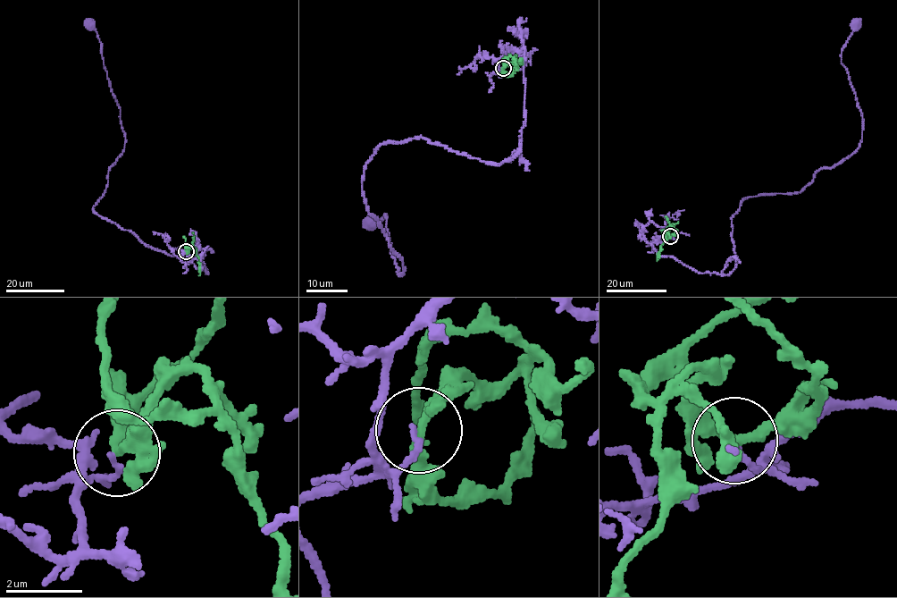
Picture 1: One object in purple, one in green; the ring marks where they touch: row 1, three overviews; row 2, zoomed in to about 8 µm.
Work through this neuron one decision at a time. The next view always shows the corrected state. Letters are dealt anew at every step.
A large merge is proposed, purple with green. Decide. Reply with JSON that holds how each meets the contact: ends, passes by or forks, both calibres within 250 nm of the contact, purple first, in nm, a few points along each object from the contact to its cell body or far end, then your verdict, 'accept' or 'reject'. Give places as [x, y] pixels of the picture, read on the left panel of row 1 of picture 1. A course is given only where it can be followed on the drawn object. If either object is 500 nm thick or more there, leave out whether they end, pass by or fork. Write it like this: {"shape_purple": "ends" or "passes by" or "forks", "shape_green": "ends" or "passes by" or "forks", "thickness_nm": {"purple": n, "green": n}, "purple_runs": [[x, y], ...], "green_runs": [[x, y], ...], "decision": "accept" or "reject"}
{"shape_purple": "ends", "shape_green": "passes by", "thickness_nm": {"purple": 130, "green": 240}, "purple_runs": [[185, 251], [184, 258], [197, 257], [208, 273], [146, 247], [93, 211], [125, 142], [102, 45], [90, 23]], "green_runs": [[186, 251], [191, 245], [195, 249], [199, 260], [198, 275]], "decision": "reject"}

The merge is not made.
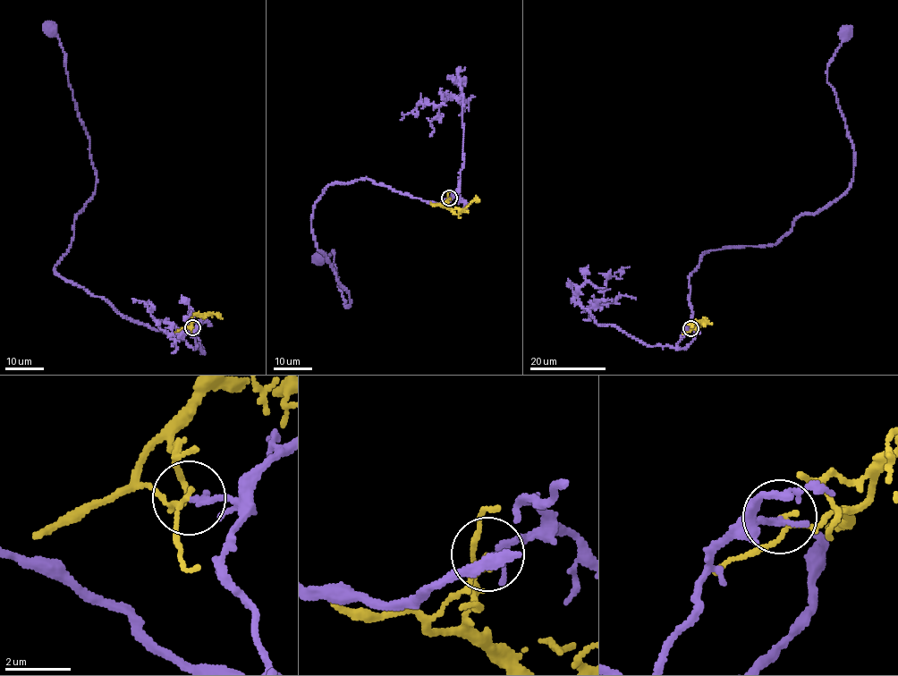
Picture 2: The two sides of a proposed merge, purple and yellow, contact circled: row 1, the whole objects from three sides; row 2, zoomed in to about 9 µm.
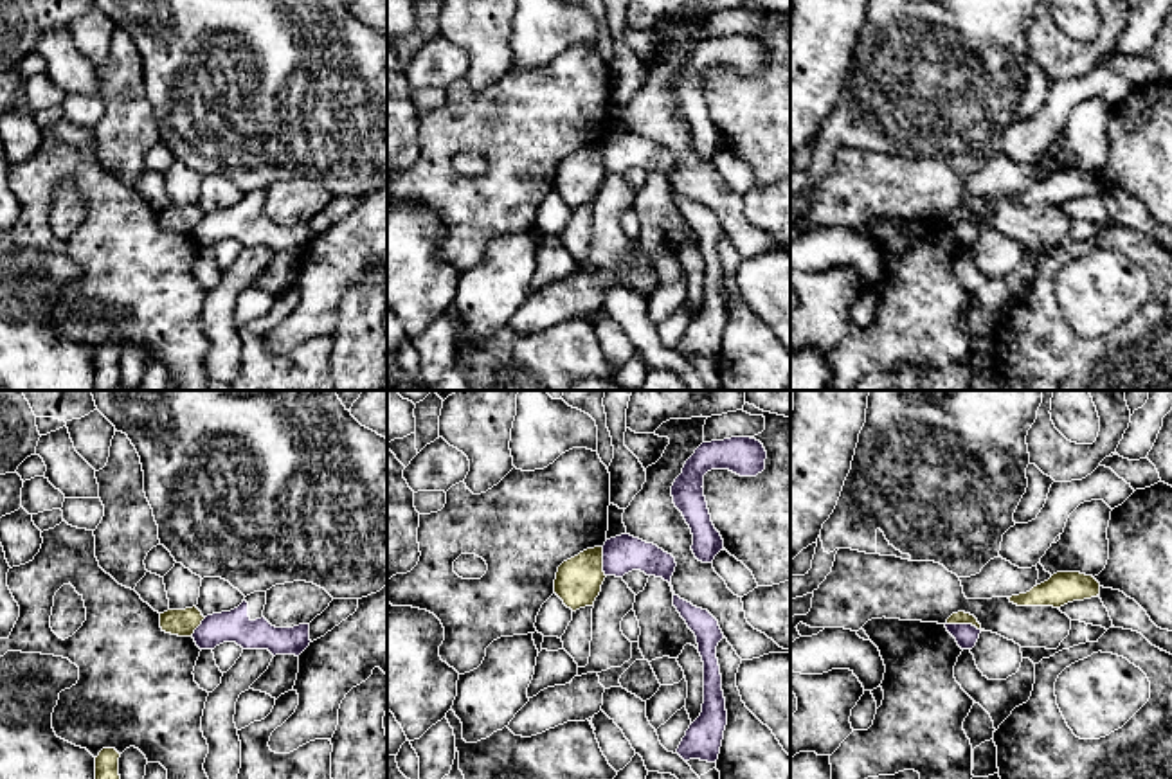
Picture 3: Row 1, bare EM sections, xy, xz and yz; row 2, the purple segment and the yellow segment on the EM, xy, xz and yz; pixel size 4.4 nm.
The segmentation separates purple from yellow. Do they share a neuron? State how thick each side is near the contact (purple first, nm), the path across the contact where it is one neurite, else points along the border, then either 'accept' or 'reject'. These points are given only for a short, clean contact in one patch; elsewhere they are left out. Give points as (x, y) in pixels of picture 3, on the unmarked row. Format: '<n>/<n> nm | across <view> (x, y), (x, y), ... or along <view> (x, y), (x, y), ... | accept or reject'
100/60 nm | along yz (946, 220), (971, 220), (982, 227) | reject

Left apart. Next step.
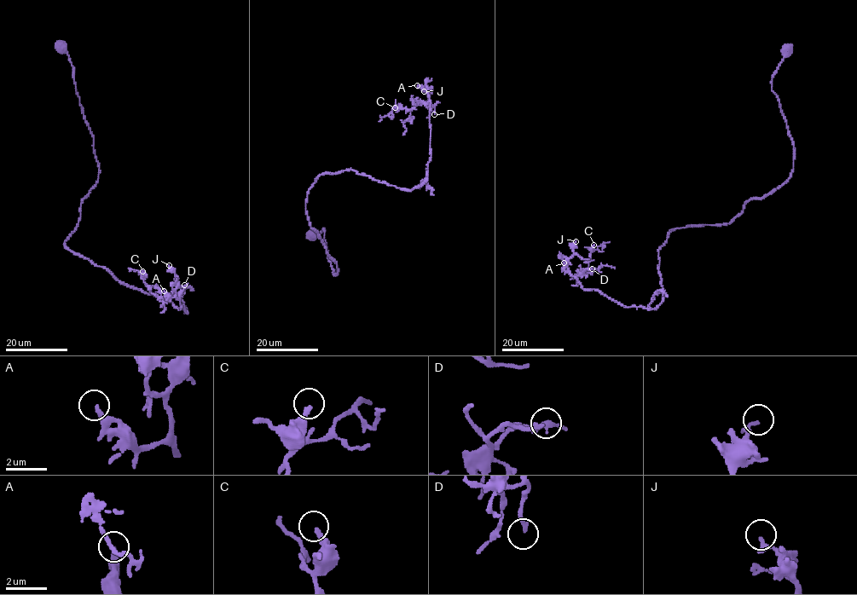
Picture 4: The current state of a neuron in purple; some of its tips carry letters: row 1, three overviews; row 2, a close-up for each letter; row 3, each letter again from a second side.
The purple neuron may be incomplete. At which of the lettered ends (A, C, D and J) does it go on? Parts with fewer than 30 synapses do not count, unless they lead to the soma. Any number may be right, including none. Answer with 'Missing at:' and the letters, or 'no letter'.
Missing at: A

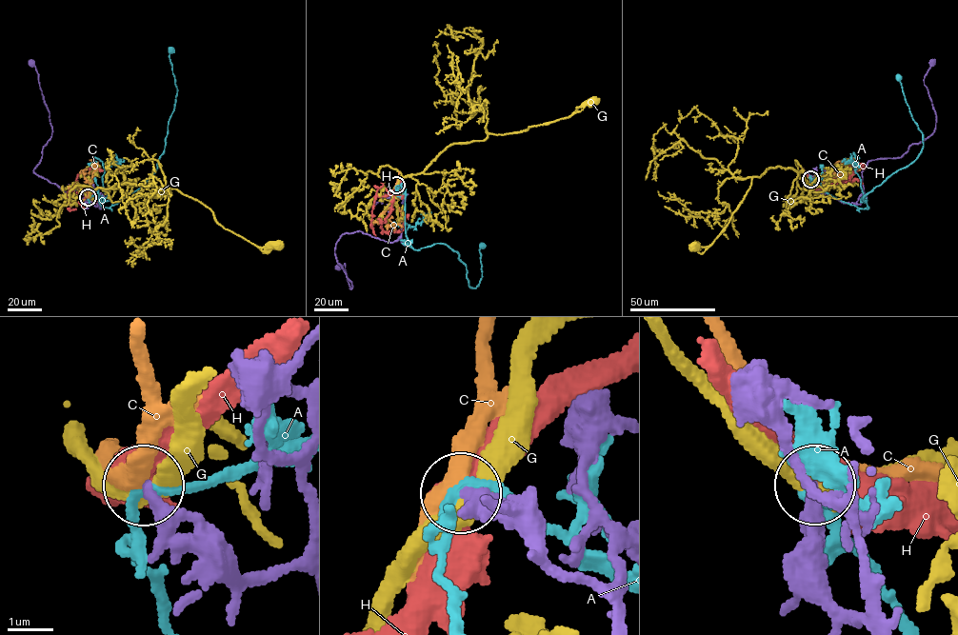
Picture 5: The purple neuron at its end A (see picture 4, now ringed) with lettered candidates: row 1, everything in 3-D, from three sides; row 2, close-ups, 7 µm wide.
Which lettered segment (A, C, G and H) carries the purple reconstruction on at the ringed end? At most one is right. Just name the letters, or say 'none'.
none

